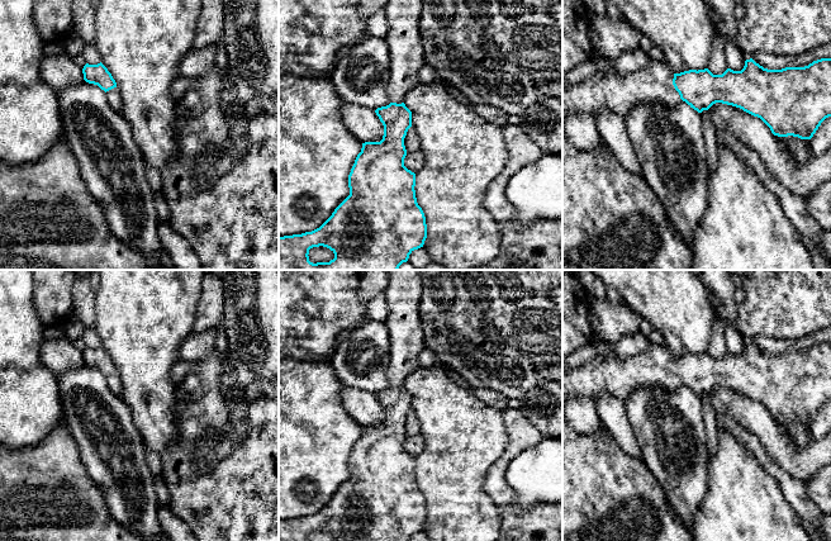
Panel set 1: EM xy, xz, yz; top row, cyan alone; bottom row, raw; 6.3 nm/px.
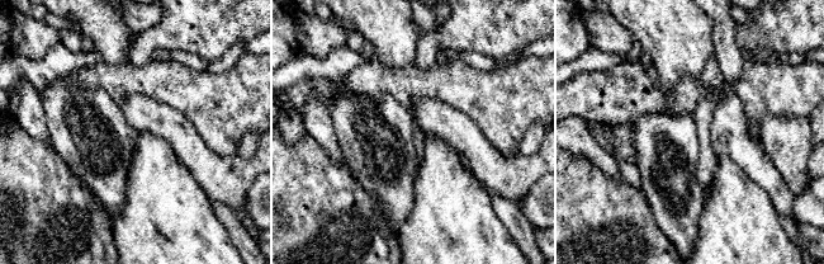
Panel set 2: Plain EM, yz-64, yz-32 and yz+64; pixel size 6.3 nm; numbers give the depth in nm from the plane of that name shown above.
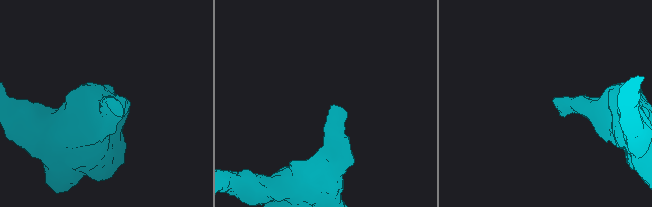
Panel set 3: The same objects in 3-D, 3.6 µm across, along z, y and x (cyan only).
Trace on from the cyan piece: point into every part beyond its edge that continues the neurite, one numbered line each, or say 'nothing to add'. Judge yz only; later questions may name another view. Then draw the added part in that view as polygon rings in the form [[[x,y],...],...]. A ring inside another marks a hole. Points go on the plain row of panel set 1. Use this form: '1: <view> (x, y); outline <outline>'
1: yz (654, 366); outline [[[651,345],[640,355],[619,359],[597,356],[592,361],[562,374],[562,400],[588,397],[593,400],[603,391],[608,391],[622,403],[641,386],[656,386],[674,391],[682,383],[673,369],[674,357],[664,345]]]

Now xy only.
1: xy (113, 379); outline [[[118,370],[105,376],[109,388],[117,395],[122,395],[123,393],[123,383],[120,380]]]

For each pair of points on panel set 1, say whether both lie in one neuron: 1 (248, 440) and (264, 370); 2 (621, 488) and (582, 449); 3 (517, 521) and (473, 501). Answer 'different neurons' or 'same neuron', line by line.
1: different neurons
2: same neuron
3: different neurons

